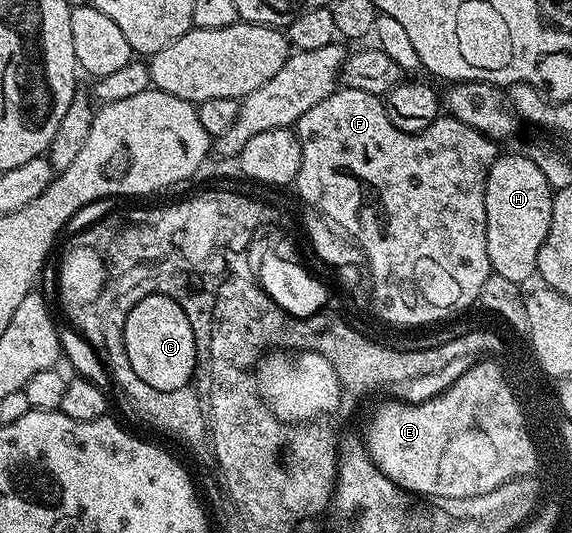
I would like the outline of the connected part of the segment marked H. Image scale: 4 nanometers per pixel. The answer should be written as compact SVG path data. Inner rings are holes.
M500 154L495 158L489 169L489 177L485 181L485 241L489 245L489 261L494 274L518 285L525 284L530 275L536 274L537 253L541 253L541 245L545 245L549 221L553 217L552 194L553 189L549 181L545 181L545 173L541 173L530 154Z

